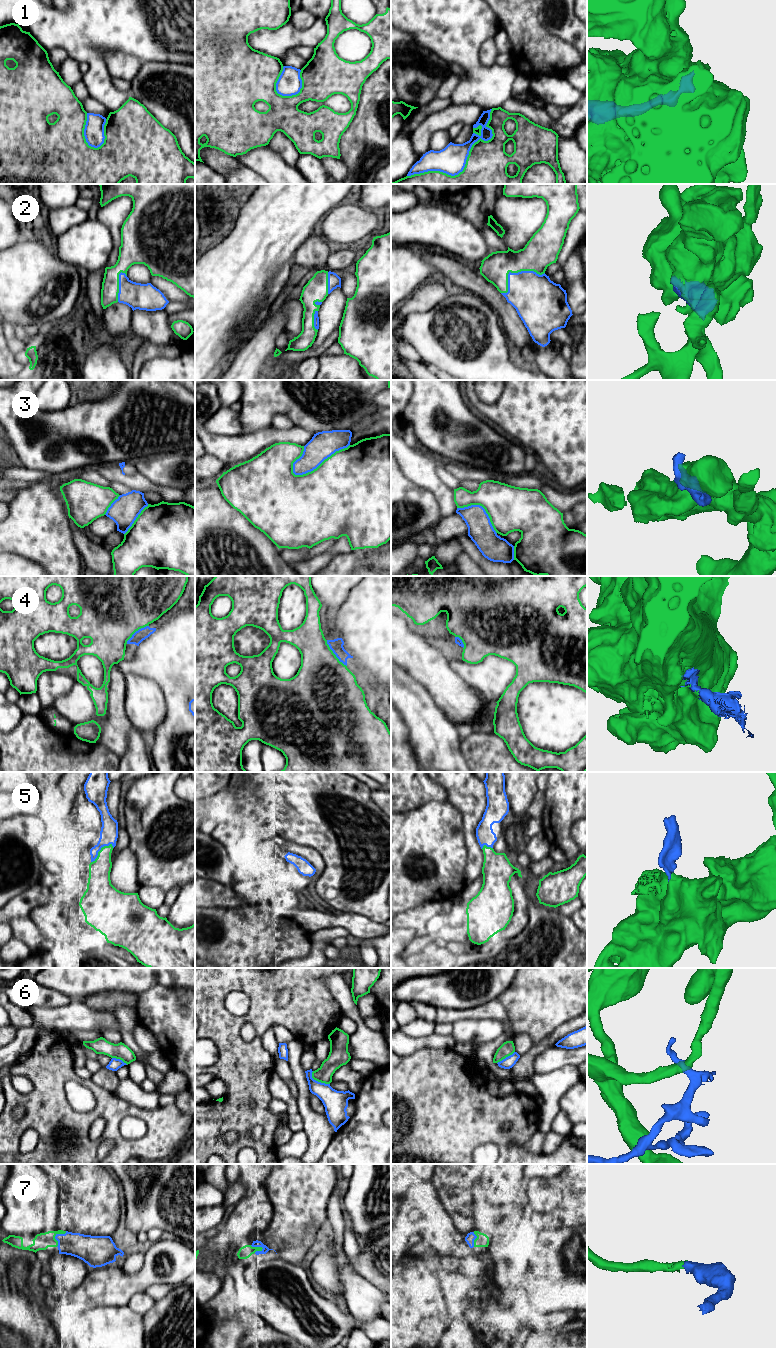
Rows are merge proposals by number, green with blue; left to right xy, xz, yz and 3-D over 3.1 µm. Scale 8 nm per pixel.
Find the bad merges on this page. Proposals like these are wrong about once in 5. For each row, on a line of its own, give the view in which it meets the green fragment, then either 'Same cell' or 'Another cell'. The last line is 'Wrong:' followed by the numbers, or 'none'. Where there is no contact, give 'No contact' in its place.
1: Touches green in yz. Another cell
2: Touches green in yz. Same cell
3: Touches green in xz. Another cell
4: Touches green in xz. Same cell
5: Touches green in xy. Same cell
6: Touches green in xz. Another cell
7: Touches green in xy. Same cell
Wrong: 1, 3, 6

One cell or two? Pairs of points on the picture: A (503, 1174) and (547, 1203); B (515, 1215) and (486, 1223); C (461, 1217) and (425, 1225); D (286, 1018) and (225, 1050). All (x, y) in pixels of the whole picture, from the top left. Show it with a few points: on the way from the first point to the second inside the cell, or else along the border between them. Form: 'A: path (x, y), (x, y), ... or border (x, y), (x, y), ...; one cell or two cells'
A: border (526, 1180), (523, 1187); two cells
B: path (508, 1213), (496, 1213), (493, 1216); one cell
C: border (440, 1199), (455, 1226), (462, 1233); two cells
D: path (268, 1018), (245, 1018), (230, 1032); one cell

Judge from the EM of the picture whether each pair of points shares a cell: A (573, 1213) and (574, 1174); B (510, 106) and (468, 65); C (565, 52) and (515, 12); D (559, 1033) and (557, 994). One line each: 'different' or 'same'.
A: same
B: different
C: same
D: different

